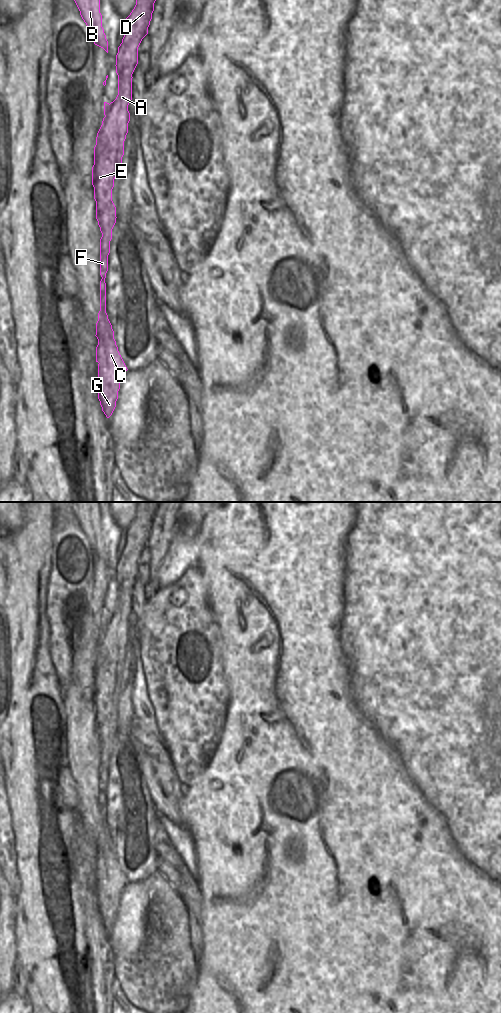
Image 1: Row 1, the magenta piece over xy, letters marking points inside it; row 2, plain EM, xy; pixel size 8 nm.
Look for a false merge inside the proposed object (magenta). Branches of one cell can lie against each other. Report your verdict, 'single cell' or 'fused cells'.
fused cells

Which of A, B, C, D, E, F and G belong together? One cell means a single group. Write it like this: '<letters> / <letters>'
A D / B C E F G

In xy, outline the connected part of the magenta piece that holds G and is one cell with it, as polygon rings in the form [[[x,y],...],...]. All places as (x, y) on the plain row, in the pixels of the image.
[[[98,648],[94,659],[94,677],[92,679],[92,697],[96,713],[96,731],[102,745],[100,751],[100,823],[96,835],[96,874],[98,890],[96,901],[102,923],[109,930],[118,911],[120,895],[128,882],[116,857],[114,843],[106,825],[106,785],[112,741],[116,735],[116,719],[112,713],[114,691],[120,683],[124,656],[111,654],[99,656]]]

